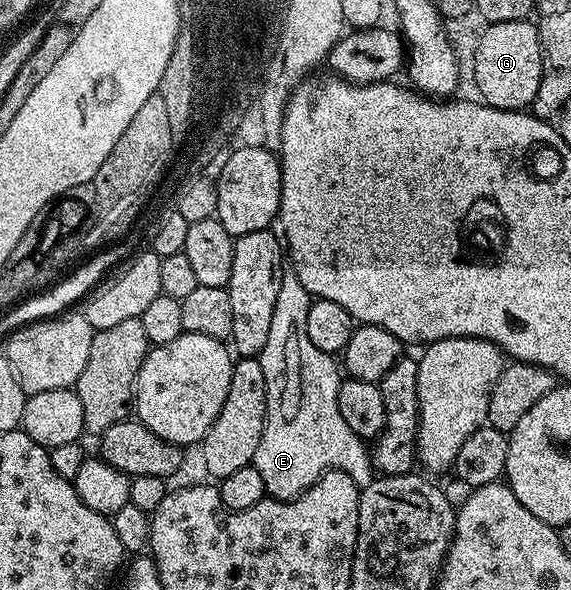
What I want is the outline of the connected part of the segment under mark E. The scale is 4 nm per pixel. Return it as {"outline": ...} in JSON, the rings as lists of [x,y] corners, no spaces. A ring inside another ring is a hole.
{"outline":[[[290,269],[285,270],[278,289],[278,301],[274,301],[270,337],[266,337],[266,345],[258,356],[262,374],[266,377],[266,417],[254,465],[262,476],[264,494],[269,499],[296,499],[307,487],[314,485],[314,481],[318,481],[323,471],[329,469],[346,473],[362,489],[374,478],[372,458],[365,440],[360,439],[354,429],[346,425],[342,413],[338,413],[341,368],[333,356],[322,353],[322,349],[316,348],[310,337],[306,337],[306,313],[310,313],[313,298],[300,284],[296,274]]]}

